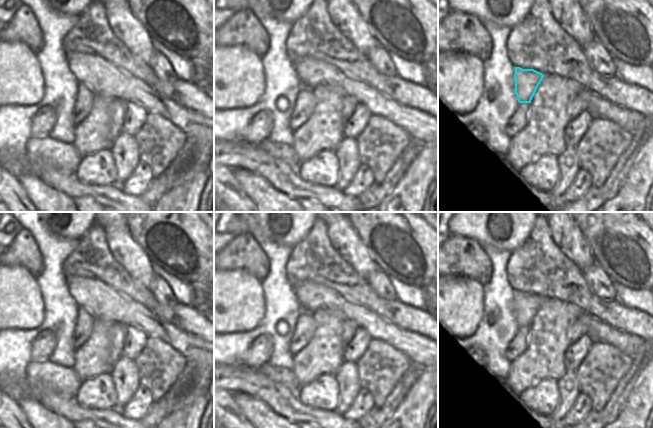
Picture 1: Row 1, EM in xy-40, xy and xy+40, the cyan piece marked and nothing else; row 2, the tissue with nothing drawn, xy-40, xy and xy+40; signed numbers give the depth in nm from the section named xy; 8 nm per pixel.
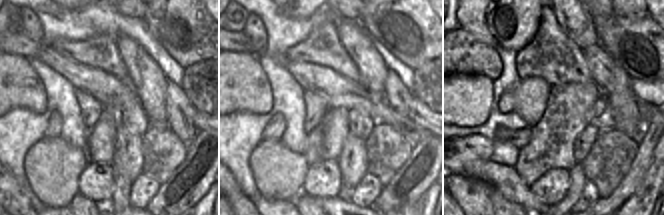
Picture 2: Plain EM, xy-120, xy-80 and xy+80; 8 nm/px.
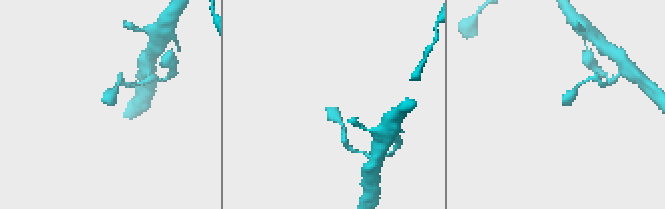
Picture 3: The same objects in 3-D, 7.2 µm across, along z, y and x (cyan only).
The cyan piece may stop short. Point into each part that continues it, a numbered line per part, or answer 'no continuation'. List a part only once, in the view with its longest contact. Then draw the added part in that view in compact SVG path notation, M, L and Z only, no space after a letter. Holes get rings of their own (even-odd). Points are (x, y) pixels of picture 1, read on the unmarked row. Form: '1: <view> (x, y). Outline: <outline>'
no continuation

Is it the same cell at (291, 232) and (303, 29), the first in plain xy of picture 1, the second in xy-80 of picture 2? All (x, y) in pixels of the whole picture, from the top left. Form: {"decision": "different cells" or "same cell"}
{"decision": "different cells"}

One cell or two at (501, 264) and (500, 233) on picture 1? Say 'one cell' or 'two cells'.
two cells

